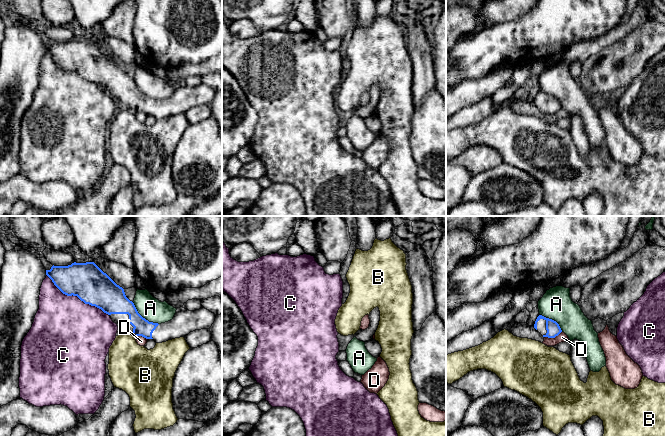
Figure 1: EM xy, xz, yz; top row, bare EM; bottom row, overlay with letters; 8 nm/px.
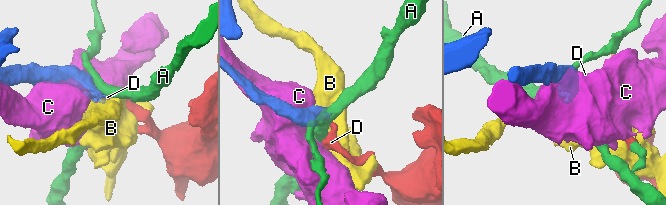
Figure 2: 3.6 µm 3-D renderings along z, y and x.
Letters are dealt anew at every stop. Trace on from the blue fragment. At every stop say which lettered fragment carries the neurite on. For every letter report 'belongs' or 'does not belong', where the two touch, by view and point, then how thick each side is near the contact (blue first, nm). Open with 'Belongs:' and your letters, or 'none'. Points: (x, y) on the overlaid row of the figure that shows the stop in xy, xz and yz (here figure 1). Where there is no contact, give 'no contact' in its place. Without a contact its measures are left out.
Belongs: none
A: does not belong; meets blue in xy at (142, 317); 190 nm thick on the blue side, 190 nm on the other
B: does not belong; meets blue in xy at (132, 335); 140 nm thick on the blue side, 360 nm on the other
C: does not belong; meets blue in xy at (77, 296); 300 nm thick on the blue side, 460 nm on the other
D: does not belong; meets blue in yz at (553, 337); 110 nm thick on the blue side, 80 nm on the other

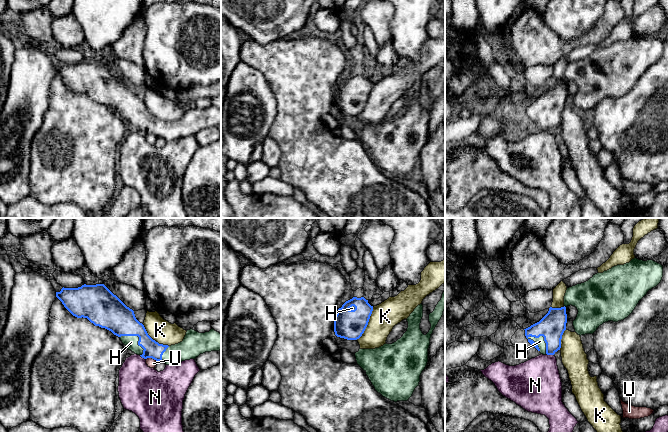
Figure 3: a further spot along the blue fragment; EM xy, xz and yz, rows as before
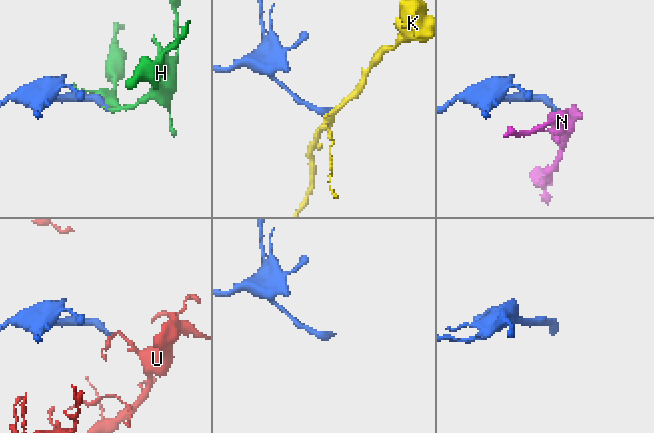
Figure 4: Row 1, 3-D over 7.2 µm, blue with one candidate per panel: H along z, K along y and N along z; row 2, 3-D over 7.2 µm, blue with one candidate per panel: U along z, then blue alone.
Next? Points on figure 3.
Belongs: H
H: belongs; meets blue in yz at (543, 336); 200 nm thick on the blue side, 70 nm on the other
K: does not belong; meets blue in xz at (367, 324); 240 nm thick on the blue side, 220 nm on the other
N: does not belong; meets blue in yz at (550, 354); 200 nm thick on the blue side, 380 nm on the other
U: does not belong; meets blue in xy at (151, 357); 140 nm thick on the blue side, 70 nm on the other

